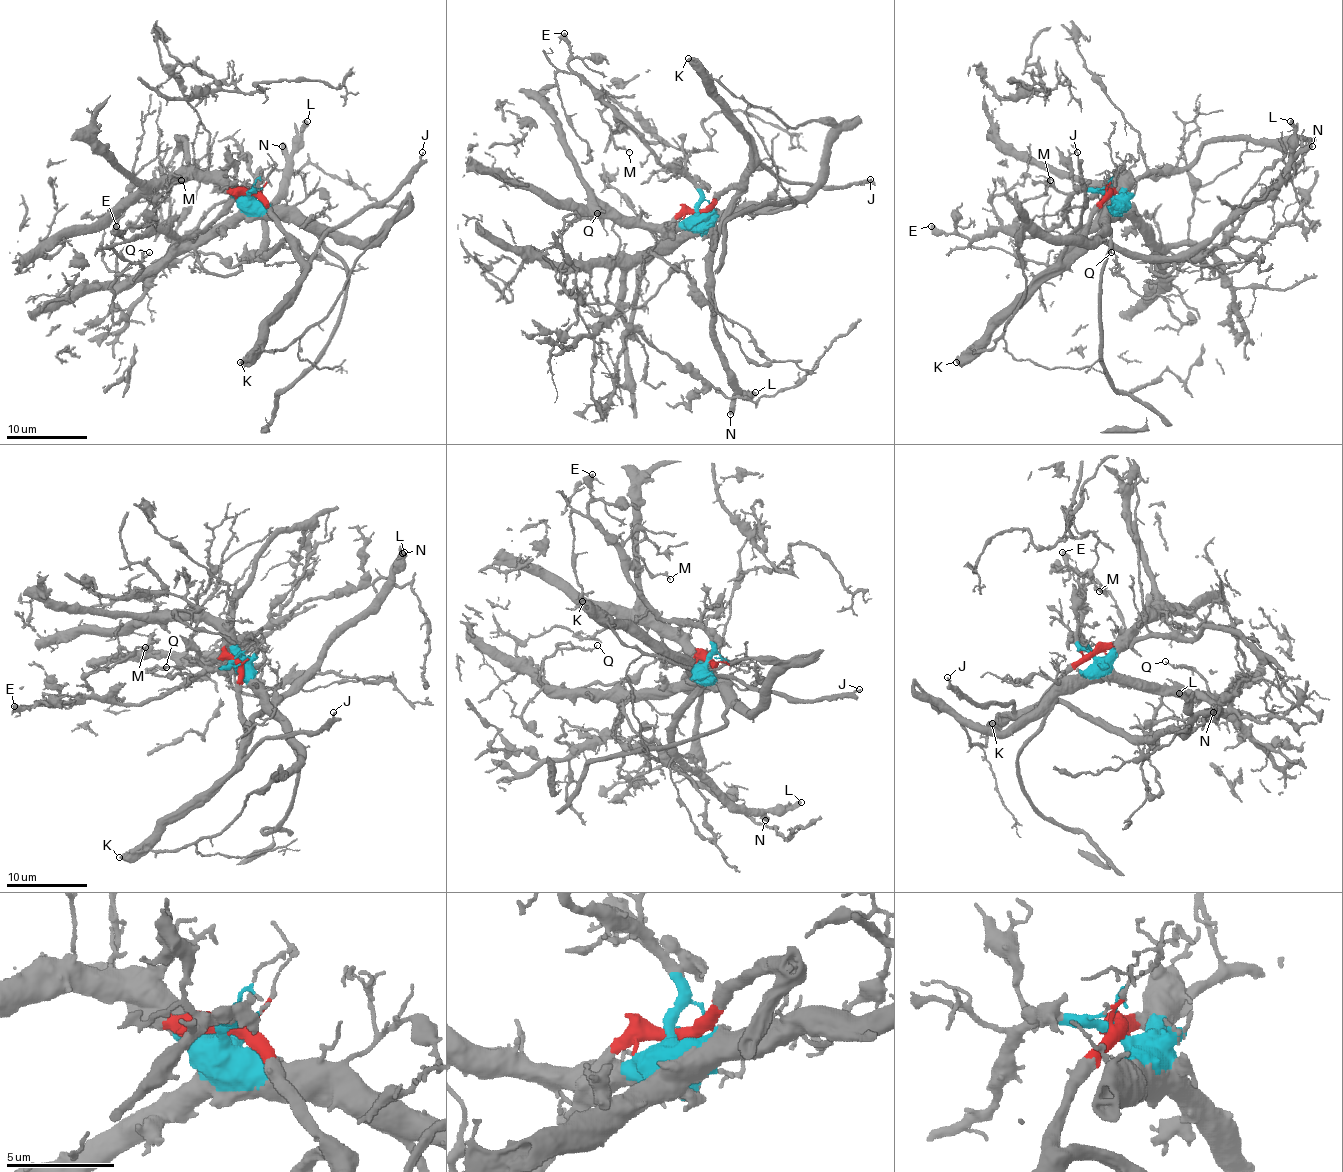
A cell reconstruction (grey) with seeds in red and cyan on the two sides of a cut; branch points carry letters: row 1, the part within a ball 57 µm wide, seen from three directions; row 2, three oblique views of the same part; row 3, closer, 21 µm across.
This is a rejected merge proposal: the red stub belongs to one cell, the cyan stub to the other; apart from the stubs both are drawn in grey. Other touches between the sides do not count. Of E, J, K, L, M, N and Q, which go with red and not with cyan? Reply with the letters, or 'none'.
J, K, L, N

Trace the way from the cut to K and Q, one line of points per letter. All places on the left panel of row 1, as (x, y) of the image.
K: (249, 195), (255, 195), (263, 203), (292, 245), (302, 265), (302, 282), (276, 308), (267, 332), (239, 362)
Q: (249, 195), (235, 215), (137, 273), (115, 298), (110, 286), (129, 265), (141, 261), (149, 251)

